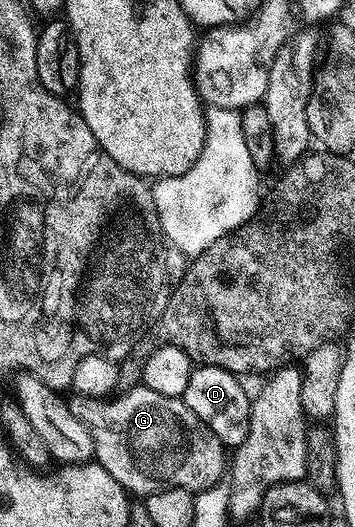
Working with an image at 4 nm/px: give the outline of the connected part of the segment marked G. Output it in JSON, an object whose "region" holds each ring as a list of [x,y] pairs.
{"region":[[[146,386],[126,389],[119,395],[101,400],[76,395],[70,405],[75,417],[91,431],[97,463],[109,470],[109,474],[113,474],[116,482],[132,497],[146,498],[170,488],[184,488],[198,494],[214,487],[222,474],[224,477],[229,462],[224,444],[219,441],[217,434],[213,434],[213,430],[209,430],[209,426],[201,422],[201,418],[197,418],[197,414],[193,414],[193,410],[189,410],[189,406],[185,406],[182,398],[166,396]]]}

